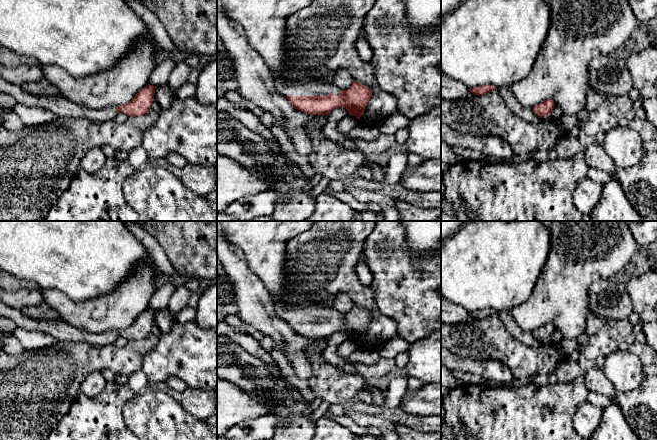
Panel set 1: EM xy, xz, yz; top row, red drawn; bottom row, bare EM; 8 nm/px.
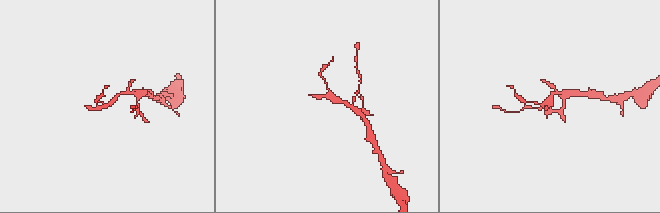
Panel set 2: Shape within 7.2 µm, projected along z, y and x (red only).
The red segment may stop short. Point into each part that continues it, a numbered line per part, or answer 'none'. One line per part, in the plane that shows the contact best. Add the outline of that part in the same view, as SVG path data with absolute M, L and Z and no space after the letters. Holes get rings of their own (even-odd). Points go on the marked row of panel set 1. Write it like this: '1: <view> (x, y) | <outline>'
1: xz (284, 87) | M271 74L275 89L283 96L327 96L330 93L338 95L341 89L330 84L321 84L318 82L299 83L289 82L286 79Z

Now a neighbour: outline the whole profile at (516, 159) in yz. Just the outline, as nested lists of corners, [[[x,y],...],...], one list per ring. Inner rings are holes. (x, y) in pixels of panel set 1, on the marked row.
[[[526,152],[526,153],[522,153],[519,155],[514,154],[514,156],[510,158],[510,162],[513,165],[515,165],[515,164],[519,164],[521,162],[528,161],[529,159],[531,159],[532,154],[533,154],[532,152]]]

